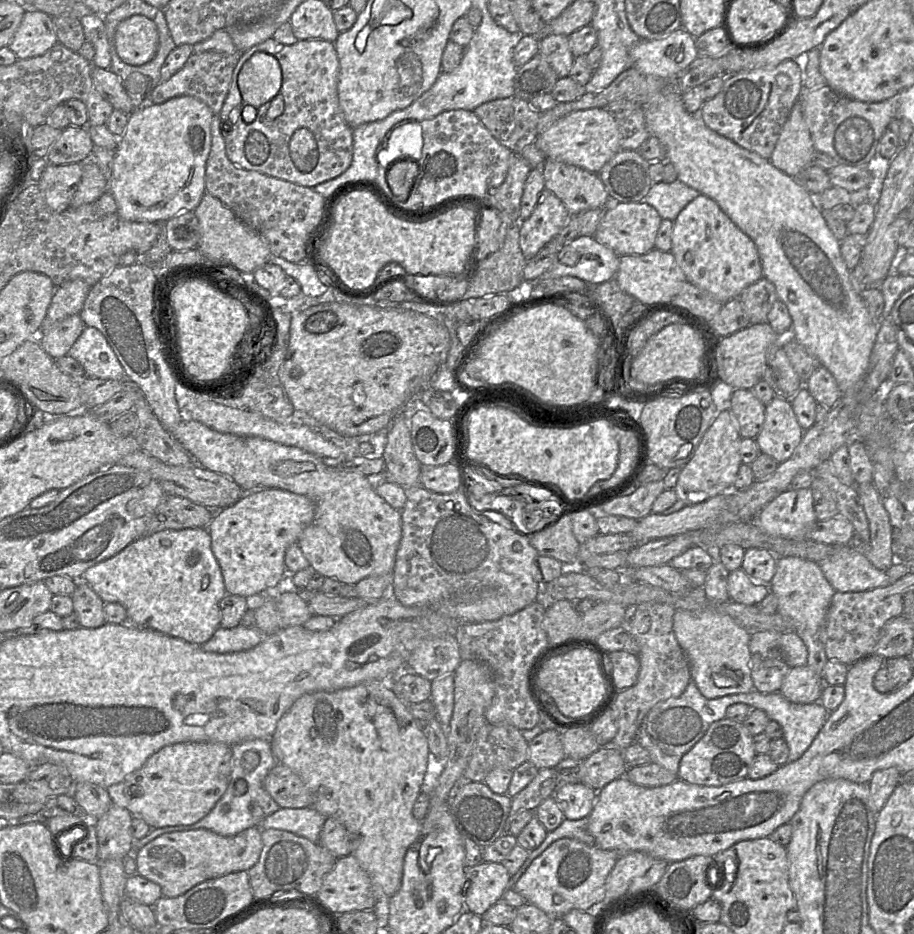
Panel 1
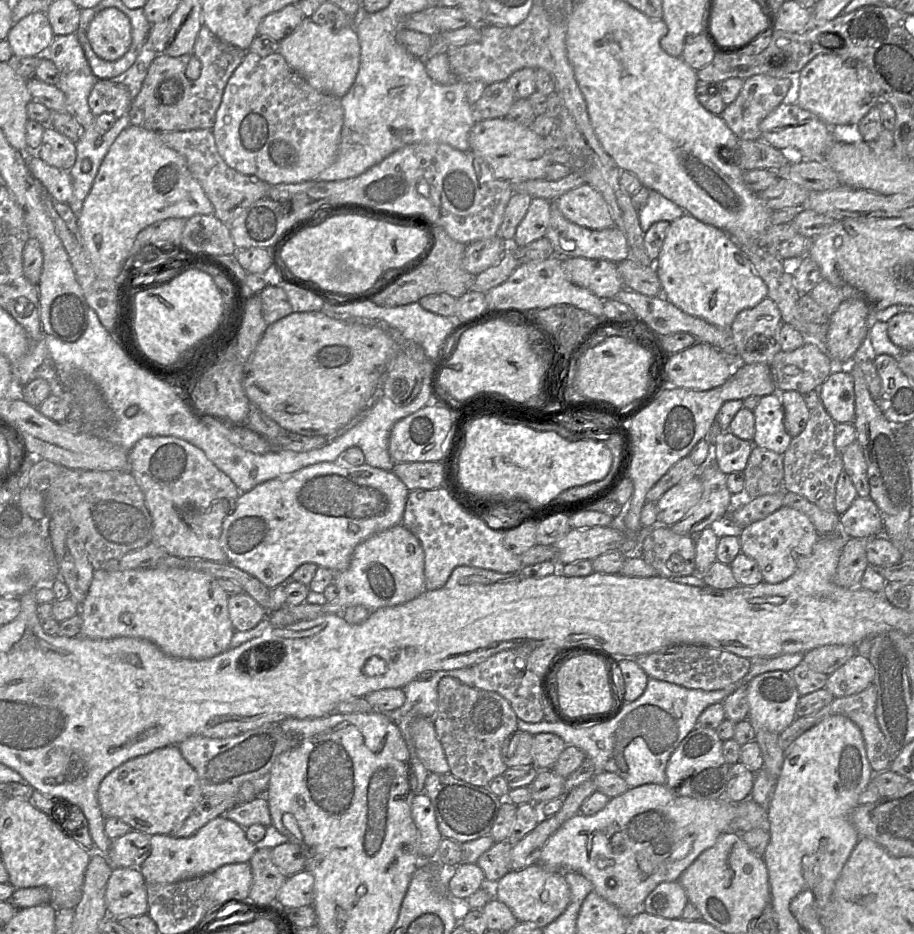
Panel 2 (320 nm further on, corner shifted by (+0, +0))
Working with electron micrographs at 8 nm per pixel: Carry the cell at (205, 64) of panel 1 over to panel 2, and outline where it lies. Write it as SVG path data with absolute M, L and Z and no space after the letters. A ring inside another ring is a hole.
M203 24L191 53L178 57L171 57L165 53L160 53L155 57L143 81L140 92L130 106L130 124L156 132L189 131L195 129L210 129L212 131L224 89L233 72L243 61L246 52L222 41ZM193 57L198 59L201 64L200 75L194 80L186 75L187 65ZM170 78L180 80L183 85L183 94L176 104L164 105L158 98L158 87L164 80Z

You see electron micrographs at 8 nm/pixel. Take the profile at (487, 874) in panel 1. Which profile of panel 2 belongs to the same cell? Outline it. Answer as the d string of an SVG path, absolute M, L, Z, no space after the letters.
M459 864L449 870L448 890L451 897L466 900L483 886L486 886L483 870L476 864Z

